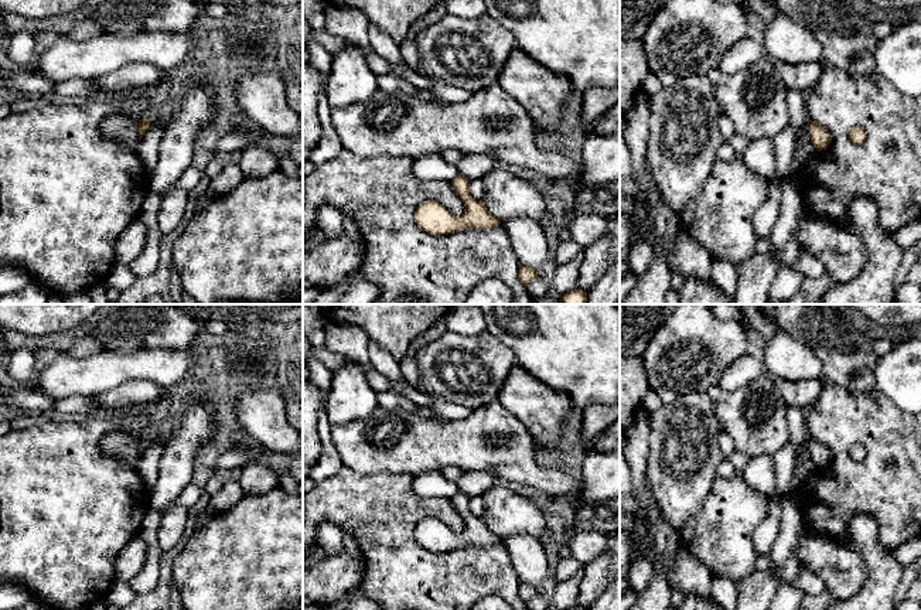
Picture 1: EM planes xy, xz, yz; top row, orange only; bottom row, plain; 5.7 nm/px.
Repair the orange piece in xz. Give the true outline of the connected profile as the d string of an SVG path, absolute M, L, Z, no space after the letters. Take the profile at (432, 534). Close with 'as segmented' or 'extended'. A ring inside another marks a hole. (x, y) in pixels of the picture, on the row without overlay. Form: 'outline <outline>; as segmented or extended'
outline M457 493L451 498L456 510L464 519L465 529L461 534L454 534L437 518L424 518L415 528L415 539L430 552L448 552L458 548L492 546L501 541L499 536L491 532L485 521L474 517L470 511L470 498Z; as segmented

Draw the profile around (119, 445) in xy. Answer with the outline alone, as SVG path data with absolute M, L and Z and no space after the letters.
M122 430L112 432L103 437L102 451L136 468L140 456L139 437L133 437Z

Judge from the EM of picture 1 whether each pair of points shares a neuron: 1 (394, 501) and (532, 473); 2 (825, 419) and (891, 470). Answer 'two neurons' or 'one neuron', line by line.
1: two neurons
2: one neuron

